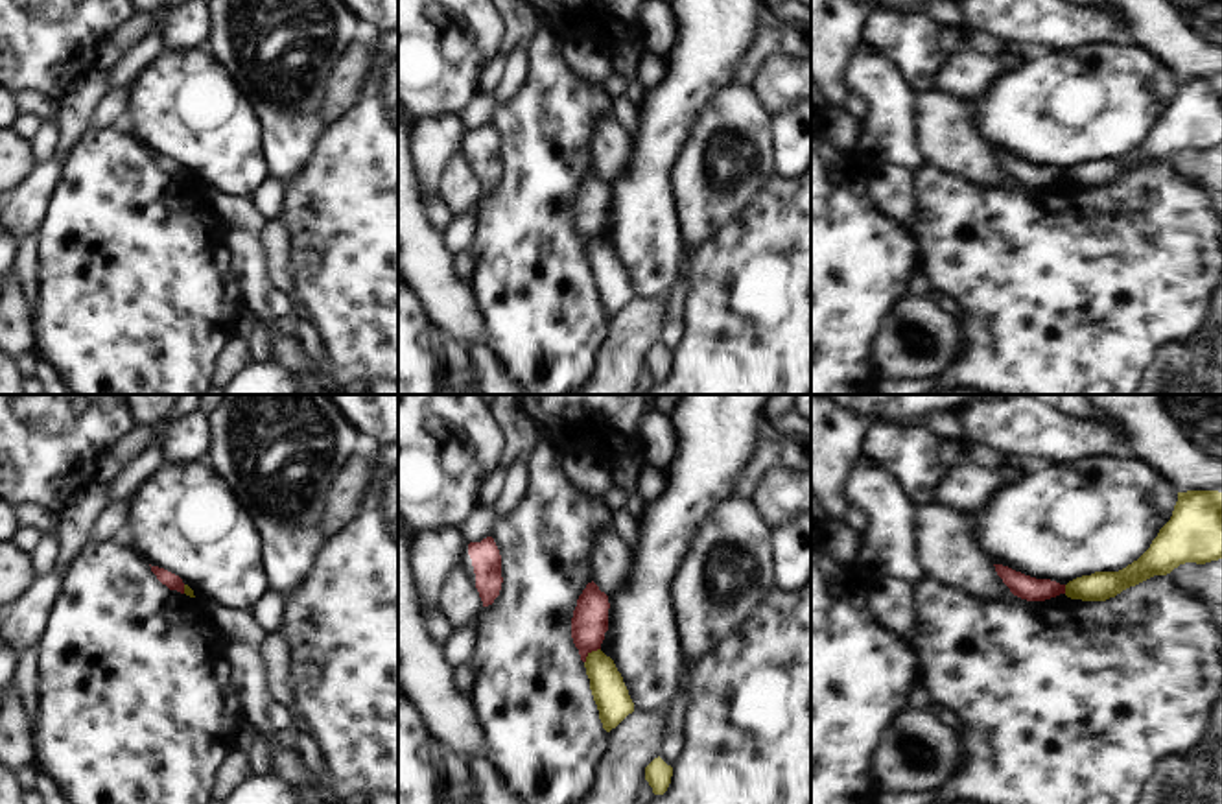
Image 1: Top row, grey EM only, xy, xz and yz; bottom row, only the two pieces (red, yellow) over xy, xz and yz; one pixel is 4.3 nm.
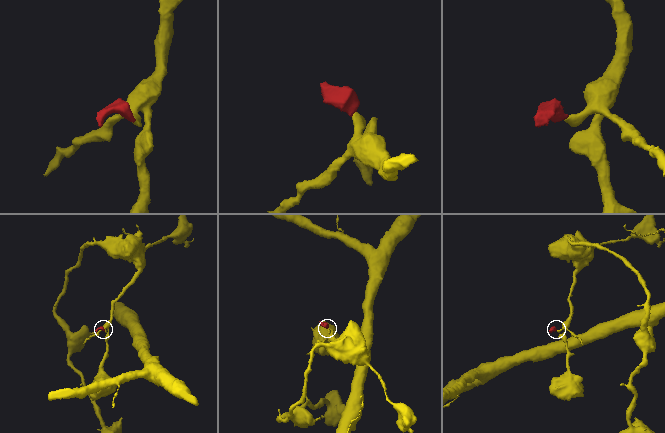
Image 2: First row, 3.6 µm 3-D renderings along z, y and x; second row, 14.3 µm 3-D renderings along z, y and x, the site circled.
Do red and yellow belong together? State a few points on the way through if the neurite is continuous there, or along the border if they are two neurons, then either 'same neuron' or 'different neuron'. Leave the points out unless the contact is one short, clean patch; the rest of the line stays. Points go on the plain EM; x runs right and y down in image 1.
along xz (599, 235), (585, 249) | different neuron

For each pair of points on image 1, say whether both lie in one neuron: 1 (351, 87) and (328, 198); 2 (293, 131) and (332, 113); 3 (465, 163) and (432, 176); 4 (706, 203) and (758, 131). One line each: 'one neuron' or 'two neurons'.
1: two neurons
2: two neurons
3: two neurons
4: one neuron

